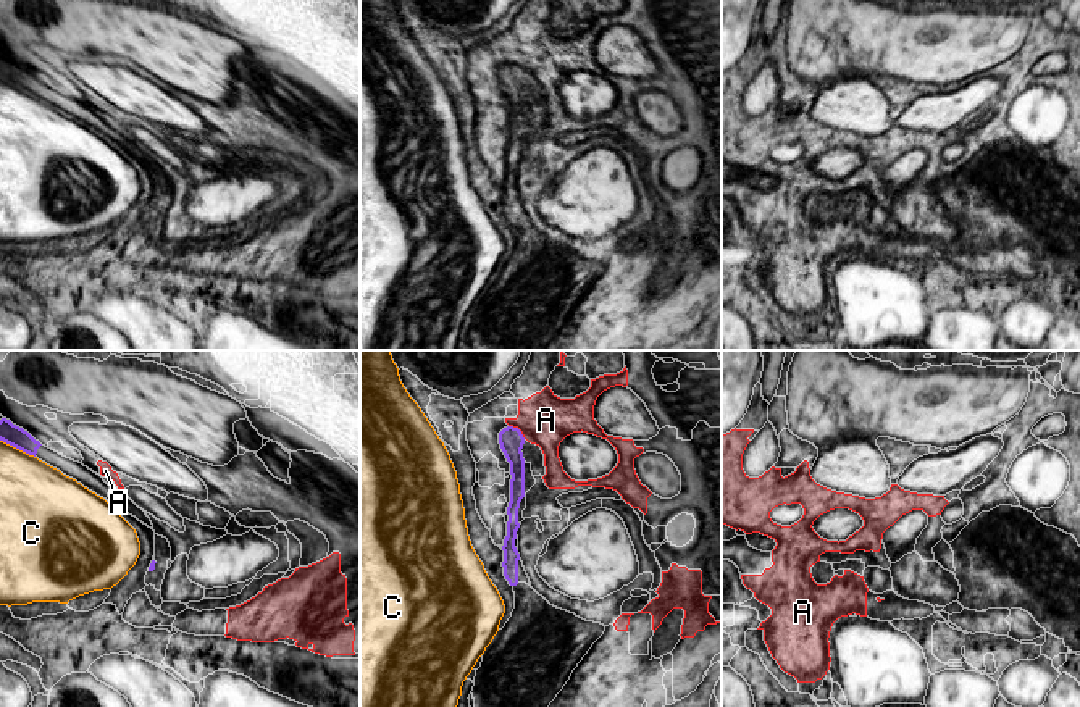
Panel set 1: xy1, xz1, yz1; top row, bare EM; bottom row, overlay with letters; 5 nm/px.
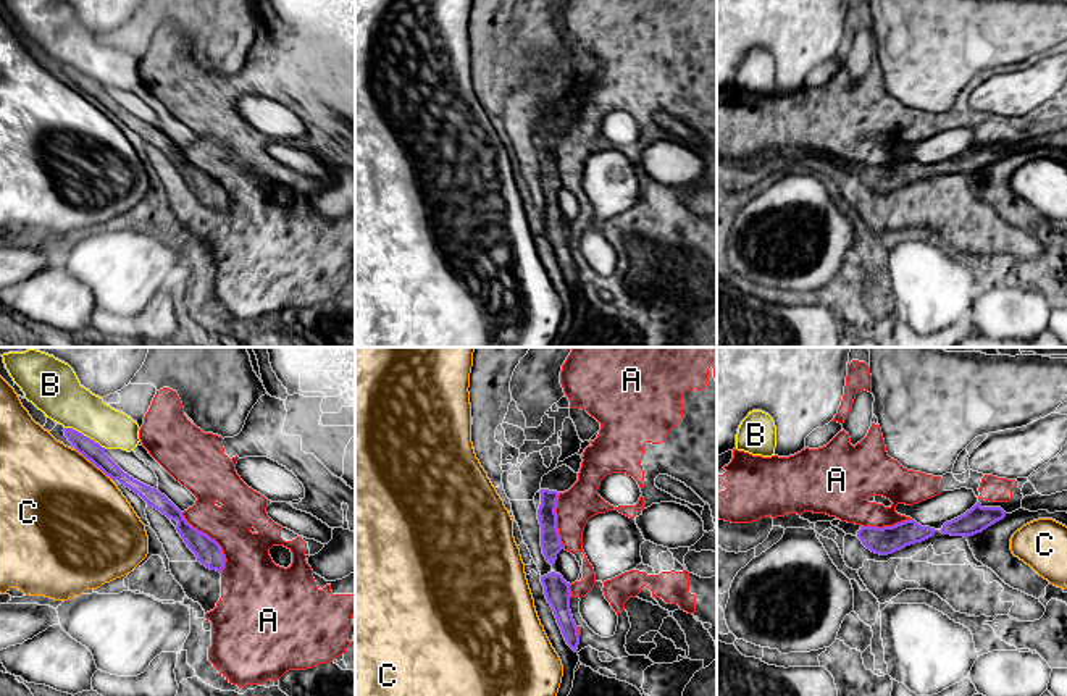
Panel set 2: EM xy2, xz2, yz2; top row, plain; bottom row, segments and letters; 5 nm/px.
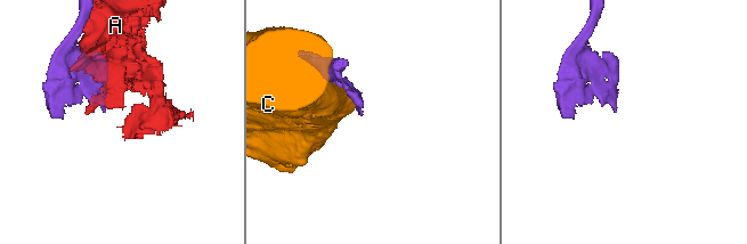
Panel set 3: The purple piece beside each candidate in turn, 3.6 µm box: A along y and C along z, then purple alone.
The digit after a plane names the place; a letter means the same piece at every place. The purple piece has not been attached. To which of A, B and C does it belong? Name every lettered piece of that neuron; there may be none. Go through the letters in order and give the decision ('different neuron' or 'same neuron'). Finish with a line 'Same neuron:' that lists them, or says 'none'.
A: different neuron
B: different neuron
C: different neuron
Same neuron: none

